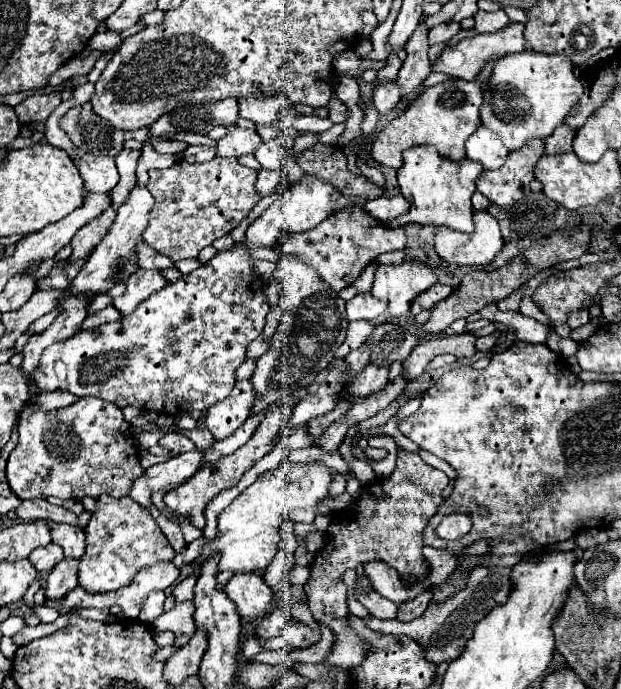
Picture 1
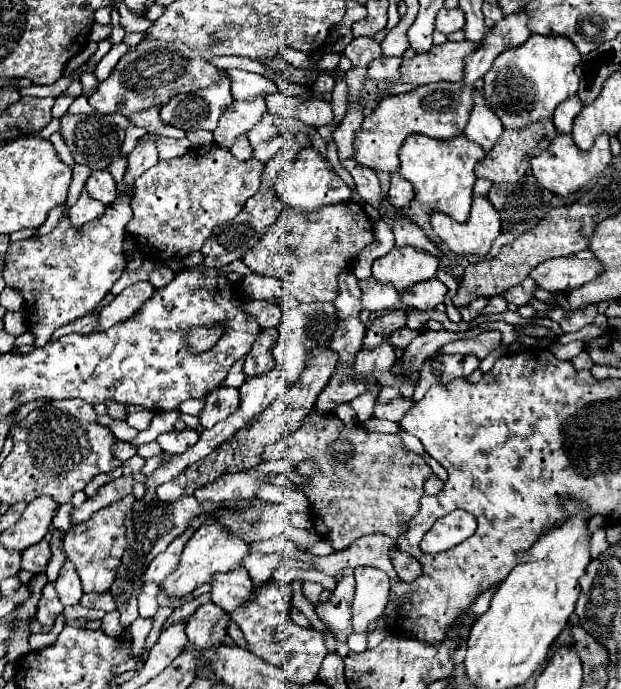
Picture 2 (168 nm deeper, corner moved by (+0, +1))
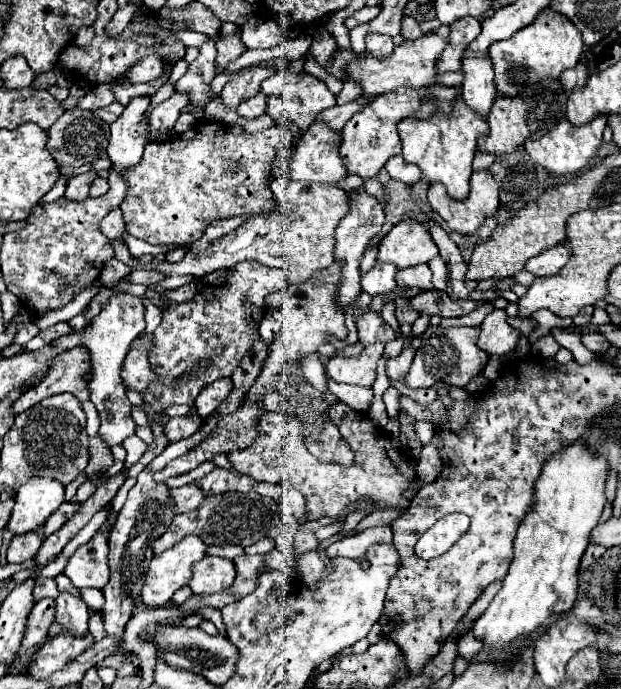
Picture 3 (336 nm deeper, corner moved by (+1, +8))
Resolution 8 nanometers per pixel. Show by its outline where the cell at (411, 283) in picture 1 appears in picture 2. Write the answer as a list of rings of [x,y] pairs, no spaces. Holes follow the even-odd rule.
[[[394,247],[388,255],[378,257],[372,267],[372,275],[382,283],[394,283],[398,291],[432,279],[438,271],[438,259],[414,247]]]

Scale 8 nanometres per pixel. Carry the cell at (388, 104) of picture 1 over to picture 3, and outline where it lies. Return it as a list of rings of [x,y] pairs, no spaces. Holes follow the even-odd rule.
[[[367,34],[365,42],[367,42],[367,52],[371,56],[377,56],[377,58],[391,56],[393,48],[395,48],[393,40],[389,36],[379,36],[379,34]]]

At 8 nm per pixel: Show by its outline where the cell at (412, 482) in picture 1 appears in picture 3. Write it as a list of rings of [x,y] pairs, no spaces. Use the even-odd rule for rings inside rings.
[[[343,402],[331,404],[325,410],[325,418],[329,418],[339,428],[343,438],[355,450],[355,462],[351,466],[327,464],[313,458],[305,448],[305,438],[297,432],[307,428],[307,424],[303,420],[297,420],[297,416],[285,416],[279,412],[263,412],[259,420],[259,436],[253,446],[243,452],[229,452],[227,458],[239,472],[255,478],[257,482],[289,482],[289,486],[305,496],[309,520],[327,516],[333,520],[333,524],[343,524],[351,514],[347,512],[347,506],[353,502],[359,502],[357,510],[361,510],[365,516],[385,508],[395,508],[399,510],[399,514],[403,514],[409,506],[405,492],[409,488],[409,482],[415,478],[411,460],[403,454],[403,450],[391,444],[391,436],[381,426],[373,424],[373,420],[365,418]],[[277,474],[281,474],[281,480],[277,480]]]

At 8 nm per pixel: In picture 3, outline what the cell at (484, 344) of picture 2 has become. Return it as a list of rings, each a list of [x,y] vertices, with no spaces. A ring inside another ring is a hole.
[[[495,309],[489,316],[485,316],[483,324],[479,326],[479,340],[477,346],[491,354],[507,354],[519,342],[519,330],[507,324],[505,310]]]

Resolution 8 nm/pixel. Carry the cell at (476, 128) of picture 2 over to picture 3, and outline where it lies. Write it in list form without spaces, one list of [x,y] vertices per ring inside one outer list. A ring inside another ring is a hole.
[[[463,54],[463,102],[469,104],[481,118],[489,116],[489,110],[495,102],[497,90],[493,84],[493,66],[487,54]]]

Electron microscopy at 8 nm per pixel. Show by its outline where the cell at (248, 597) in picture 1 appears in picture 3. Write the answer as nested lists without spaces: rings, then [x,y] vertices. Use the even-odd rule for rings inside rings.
[[[205,556],[193,566],[193,578],[189,582],[189,588],[195,594],[209,596],[229,588],[235,576],[237,572],[235,572],[233,560],[221,558],[221,556]]]

